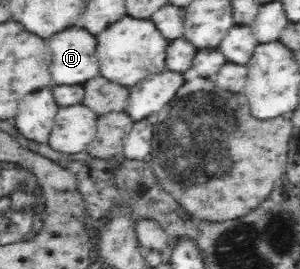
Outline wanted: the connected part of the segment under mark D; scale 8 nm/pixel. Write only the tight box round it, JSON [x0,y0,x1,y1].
[46,28,98,84]

